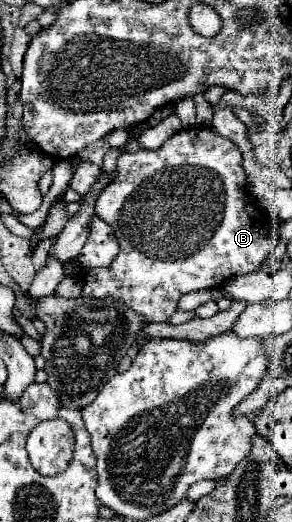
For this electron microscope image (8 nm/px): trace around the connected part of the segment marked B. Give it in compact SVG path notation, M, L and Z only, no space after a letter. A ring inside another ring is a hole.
M191 127L191 129L183 129L177 135L169 137L159 149L155 151L137 151L137 153L123 153L117 159L117 177L115 181L99 195L97 205L95 205L95 213L97 217L101 217L107 225L113 227L115 237L119 239L119 253L113 259L113 263L109 267L103 269L83 269L83 297L117 297L123 299L133 311L137 311L139 315L143 315L147 321L169 321L169 317L177 311L177 303L183 295L191 293L191 291L199 291L199 289L217 289L221 287L223 281L227 281L229 277L241 275L241 273L251 273L257 267L261 267L263 259L269 253L269 245L265 245L265 241L271 235L271 227L267 223L267 219L263 217L263 213L259 213L259 209L255 207L255 203L251 201L249 193L247 193L247 175L243 171L241 165L241 153L237 149L235 143L231 143L229 139L221 137L215 129L205 129L205 127Z

